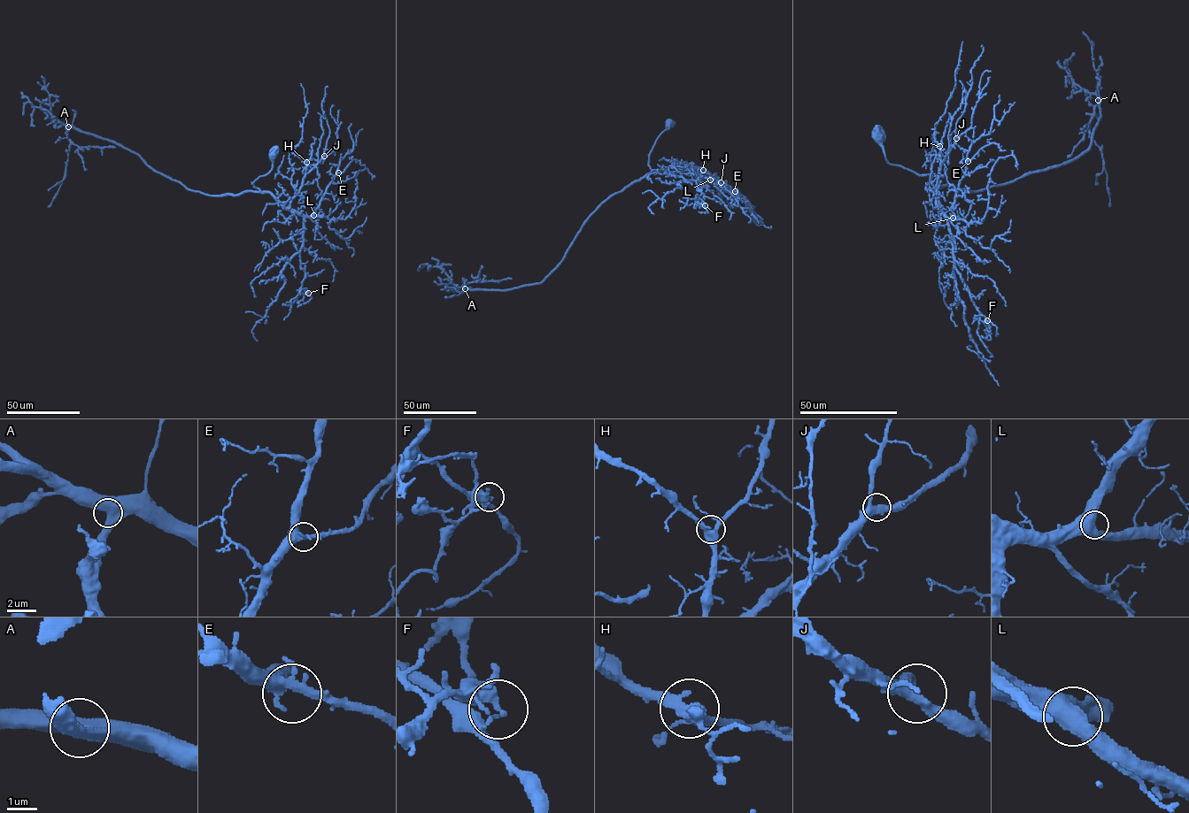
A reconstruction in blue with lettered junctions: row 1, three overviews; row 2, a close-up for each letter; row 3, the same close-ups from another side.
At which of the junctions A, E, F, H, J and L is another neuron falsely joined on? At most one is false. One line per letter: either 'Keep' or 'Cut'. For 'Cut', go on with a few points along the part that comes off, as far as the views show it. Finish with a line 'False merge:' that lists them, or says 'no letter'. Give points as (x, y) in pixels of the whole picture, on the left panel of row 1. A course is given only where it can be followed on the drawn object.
A: Keep
E: Keep
F: Cut. Course of the part to remove: (308, 292), (301, 303)
H: Keep
J: Keep
L: Keep
False merge: F

